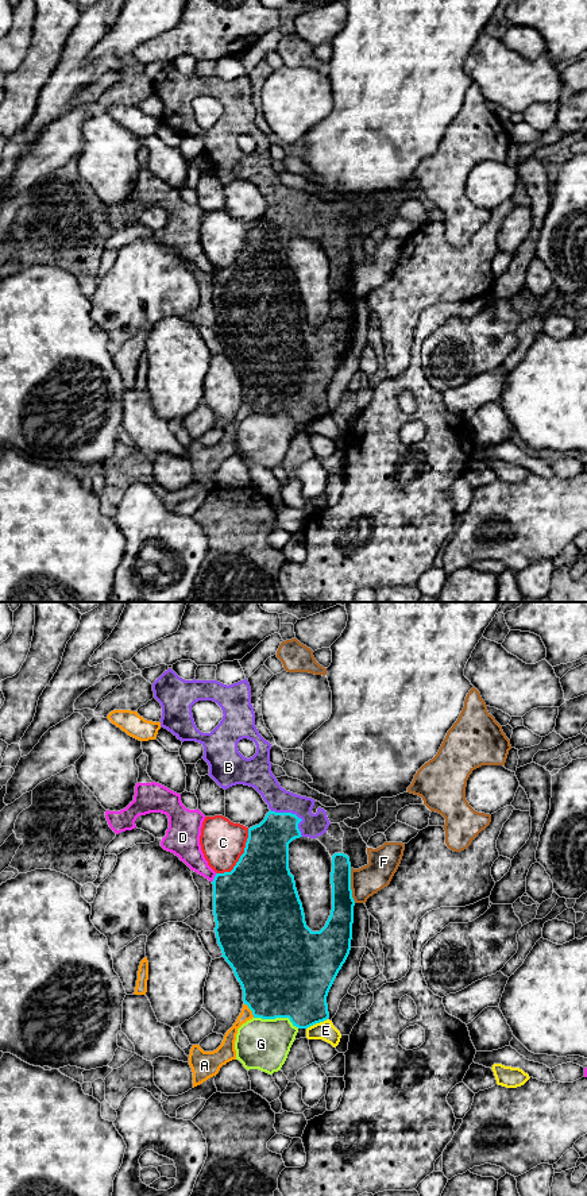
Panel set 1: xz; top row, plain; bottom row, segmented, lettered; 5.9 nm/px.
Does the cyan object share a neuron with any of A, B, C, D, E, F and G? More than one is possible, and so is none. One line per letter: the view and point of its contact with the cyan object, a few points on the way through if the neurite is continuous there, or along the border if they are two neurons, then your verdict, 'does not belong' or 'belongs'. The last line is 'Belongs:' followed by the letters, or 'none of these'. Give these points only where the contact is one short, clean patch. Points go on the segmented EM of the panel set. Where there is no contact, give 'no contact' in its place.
A: xz (250, 1009) | does not belong
B: xz (294, 814) | across xz (267, 845), (270, 838), (294, 814), (278, 799) | belongs
C: xz (240, 857) | does not belong
D: xz (215, 878) | does not belong
E: xz (316, 1022) | does not belong
F: xz (350, 886) | along xz (350, 868), (350, 888), (355, 902) | does not belong
G: xz (277, 1017) | does not belong
Belongs: B

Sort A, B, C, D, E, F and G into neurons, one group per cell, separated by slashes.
A / B / C / D / E / F / G

